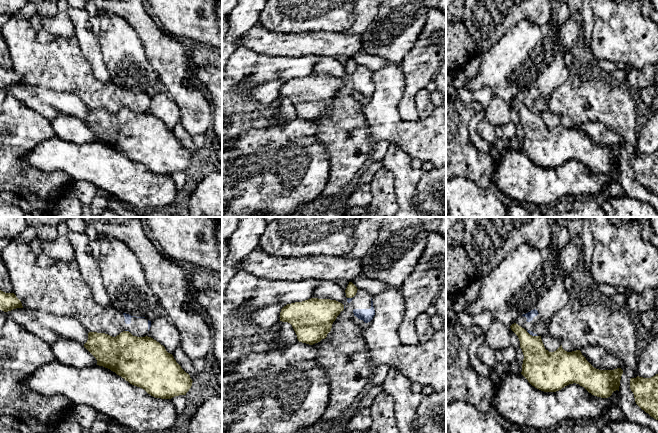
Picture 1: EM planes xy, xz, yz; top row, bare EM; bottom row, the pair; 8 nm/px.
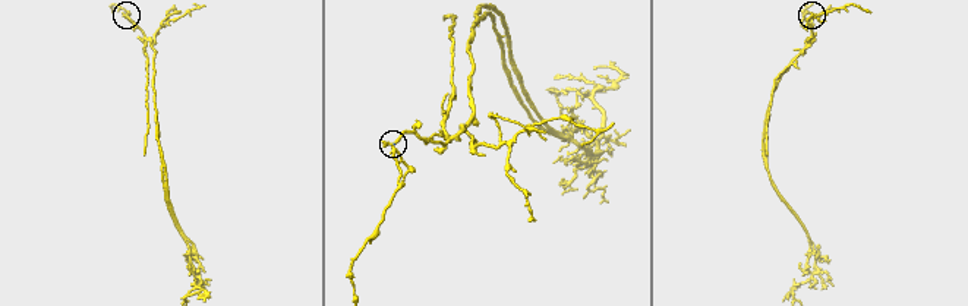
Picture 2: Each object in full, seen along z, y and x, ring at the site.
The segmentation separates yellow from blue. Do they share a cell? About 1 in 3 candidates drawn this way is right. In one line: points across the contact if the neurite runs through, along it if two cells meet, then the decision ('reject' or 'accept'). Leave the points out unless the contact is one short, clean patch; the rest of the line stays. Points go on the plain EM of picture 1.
border yz (526, 107), (537, 112); reject

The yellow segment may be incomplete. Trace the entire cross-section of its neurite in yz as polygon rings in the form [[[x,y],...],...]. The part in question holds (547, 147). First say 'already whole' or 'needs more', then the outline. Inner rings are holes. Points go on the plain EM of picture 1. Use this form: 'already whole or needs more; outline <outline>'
already whole; outline [[[516,99],[510,104],[518,112],[524,131],[521,150],[535,164],[544,168],[556,168],[576,159],[601,174],[608,174],[614,167],[619,167],[623,150],[621,144],[596,145],[580,126],[567,128],[561,121],[556,127],[549,128],[541,112],[530,111]]]

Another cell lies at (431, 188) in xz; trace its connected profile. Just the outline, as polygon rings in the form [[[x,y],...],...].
[[[433,168],[417,182],[414,204],[425,215],[446,214],[446,168]]]

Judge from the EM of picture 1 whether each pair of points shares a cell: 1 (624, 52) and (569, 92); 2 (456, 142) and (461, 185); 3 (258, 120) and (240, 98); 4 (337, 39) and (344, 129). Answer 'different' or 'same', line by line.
1: different
2: different
3: same
4: different

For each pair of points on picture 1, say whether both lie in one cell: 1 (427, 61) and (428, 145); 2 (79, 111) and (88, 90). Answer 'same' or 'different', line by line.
1: different
2: different

